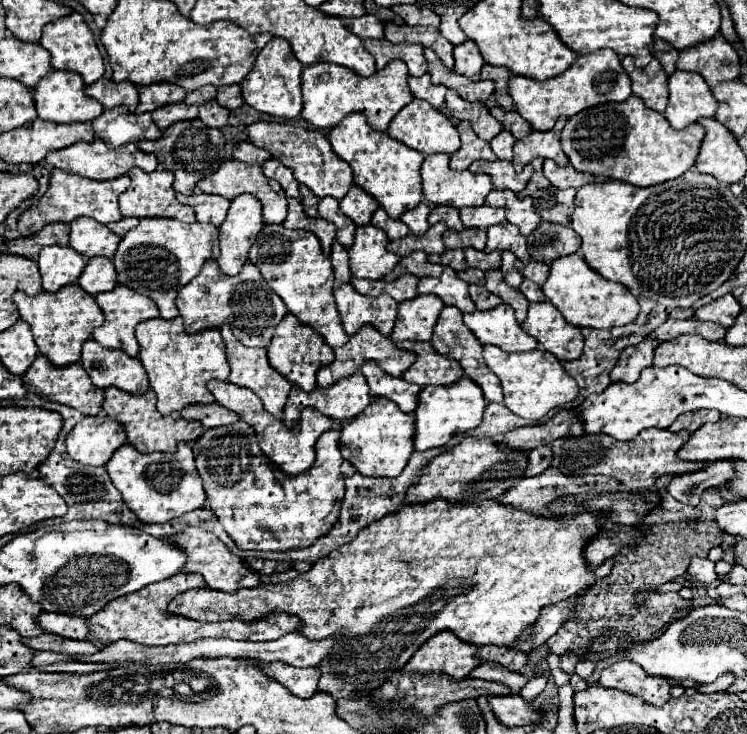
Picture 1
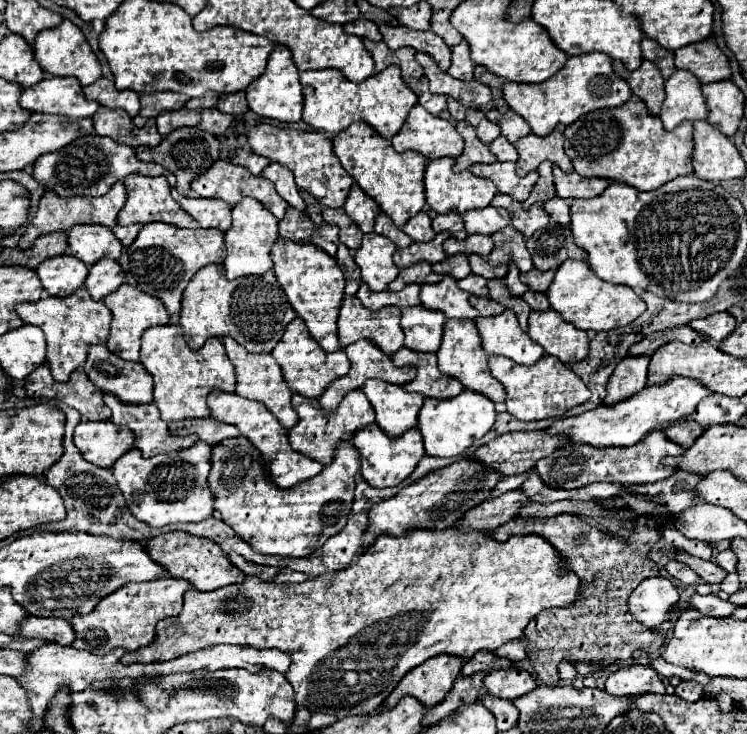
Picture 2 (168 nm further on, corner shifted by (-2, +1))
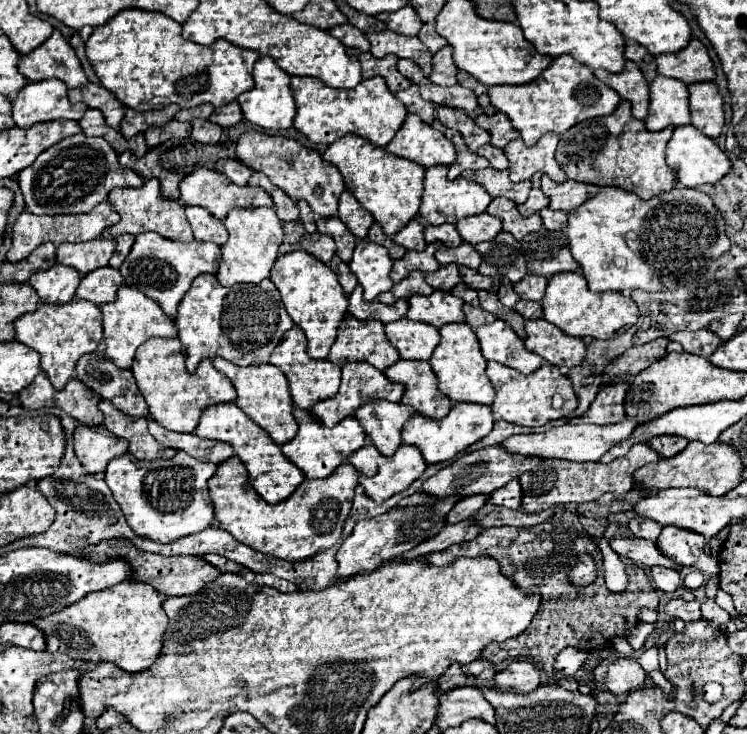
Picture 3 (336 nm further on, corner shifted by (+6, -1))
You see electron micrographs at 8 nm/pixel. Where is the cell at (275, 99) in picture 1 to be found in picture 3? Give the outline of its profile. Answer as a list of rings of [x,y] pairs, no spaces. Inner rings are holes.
[[[259,57],[253,69],[253,81],[255,87],[243,95],[239,95],[239,105],[243,111],[243,117],[253,123],[259,125],[263,129],[289,129],[293,125],[293,117],[295,117],[295,101],[291,95],[291,85],[289,85],[289,75],[285,75],[285,71],[281,71],[273,59],[269,57]]]

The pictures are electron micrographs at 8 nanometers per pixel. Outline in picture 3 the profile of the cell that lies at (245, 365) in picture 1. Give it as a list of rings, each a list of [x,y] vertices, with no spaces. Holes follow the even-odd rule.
[[[215,357],[211,363],[217,371],[225,373],[225,377],[231,379],[237,391],[237,401],[235,401],[237,407],[243,409],[243,413],[251,417],[277,445],[283,445],[297,435],[297,421],[293,417],[293,399],[289,395],[289,385],[281,369],[269,363],[253,365],[253,367],[237,367],[219,357]]]

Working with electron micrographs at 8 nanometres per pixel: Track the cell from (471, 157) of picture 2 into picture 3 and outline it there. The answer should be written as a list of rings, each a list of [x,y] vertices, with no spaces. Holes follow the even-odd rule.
[[[451,131],[449,135],[451,135],[449,139],[453,141],[453,145],[457,149],[457,159],[449,167],[449,179],[457,179],[465,169],[485,169],[485,167],[489,167],[489,163],[483,157],[479,157],[477,153],[469,151],[469,147],[465,147],[465,141],[463,141],[461,133]]]

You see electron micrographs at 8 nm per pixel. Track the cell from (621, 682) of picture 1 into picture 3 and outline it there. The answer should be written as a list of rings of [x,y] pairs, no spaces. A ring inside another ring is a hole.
[[[619,657],[607,669],[605,687],[613,695],[627,695],[635,689],[641,689],[645,679],[647,679],[647,673],[633,657]]]

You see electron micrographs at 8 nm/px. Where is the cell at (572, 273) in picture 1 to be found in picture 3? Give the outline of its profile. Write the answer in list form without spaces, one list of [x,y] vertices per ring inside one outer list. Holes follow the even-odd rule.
[[[557,273],[547,283],[545,299],[541,299],[543,317],[573,337],[593,337],[593,339],[613,339],[633,327],[639,319],[639,309],[631,297],[621,293],[589,291],[585,277],[581,273]]]

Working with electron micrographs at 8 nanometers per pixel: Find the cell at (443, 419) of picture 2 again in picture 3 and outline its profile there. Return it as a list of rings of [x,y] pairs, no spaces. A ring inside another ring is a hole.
[[[455,403],[451,407],[451,413],[443,419],[427,419],[427,417],[415,413],[415,417],[411,417],[407,427],[403,429],[401,439],[405,445],[417,447],[429,465],[435,465],[435,463],[443,463],[443,461],[453,459],[457,453],[465,451],[469,445],[473,445],[479,439],[483,439],[485,435],[489,435],[493,429],[493,423],[495,423],[495,419],[493,419],[489,405]]]

